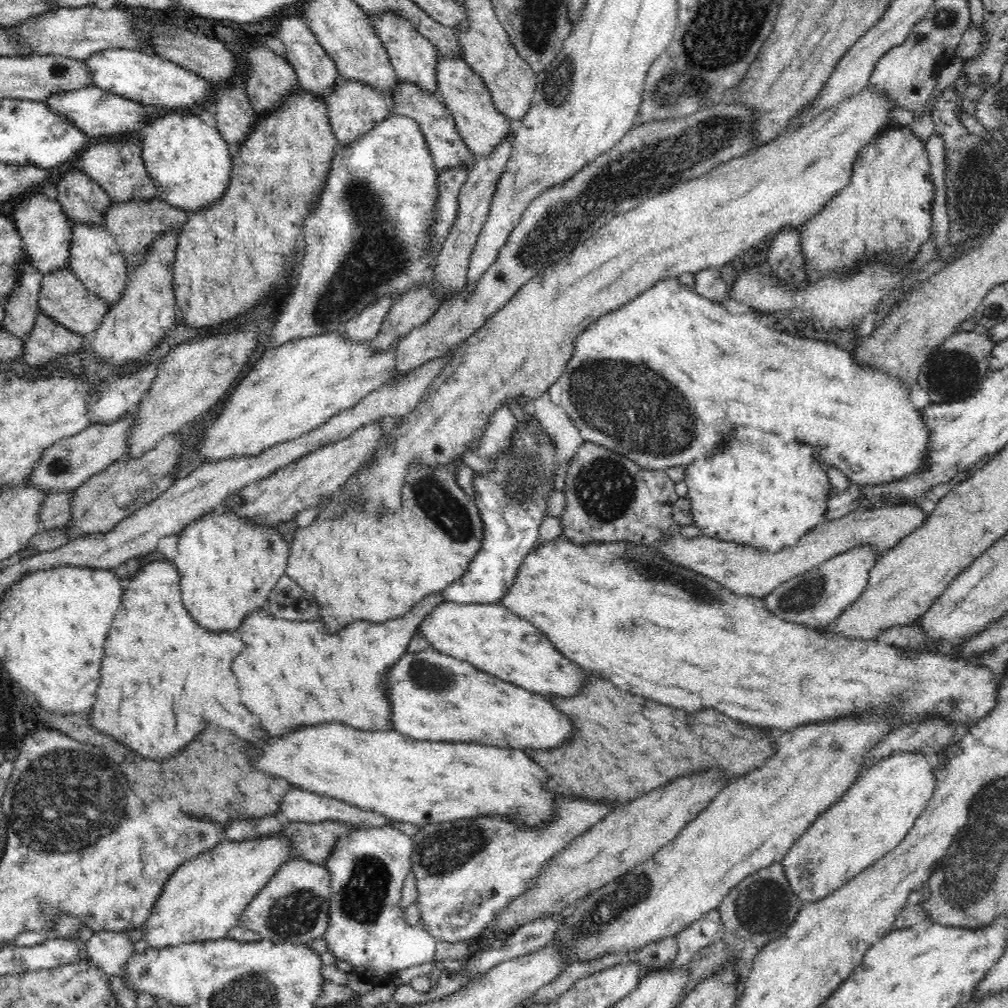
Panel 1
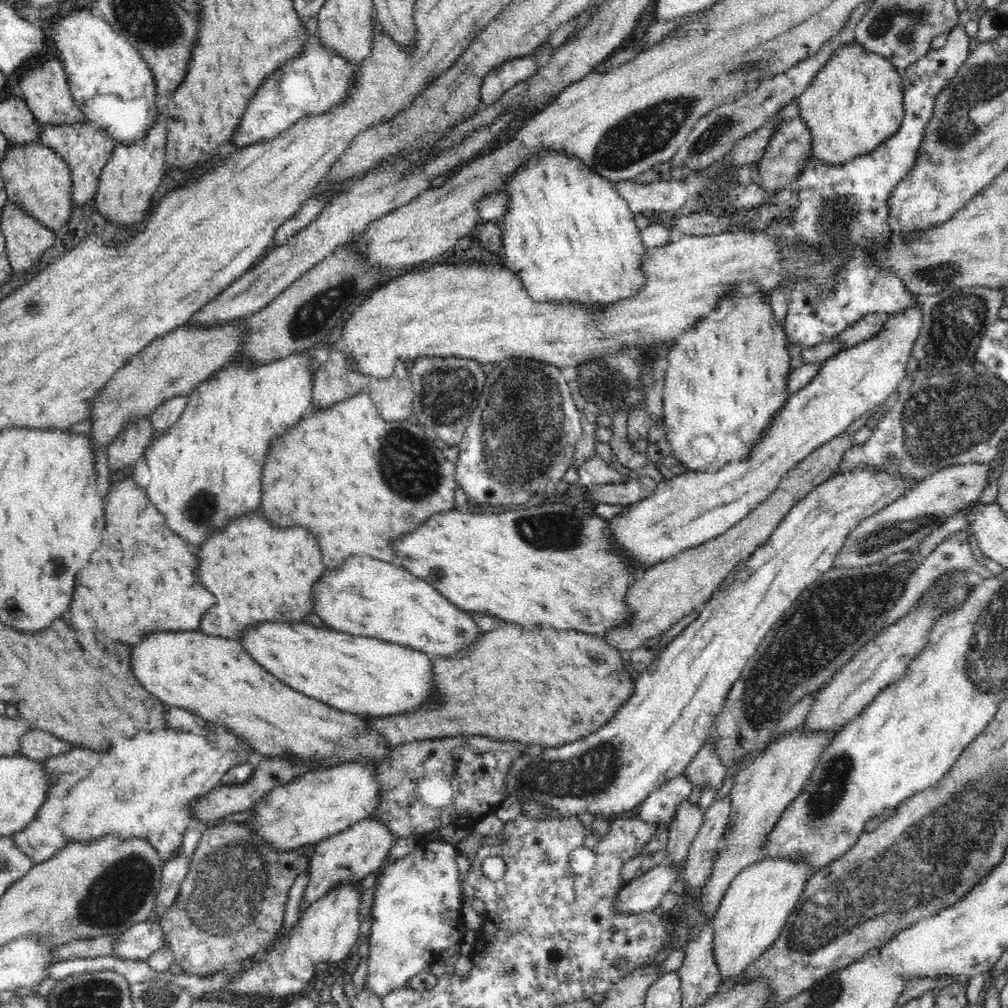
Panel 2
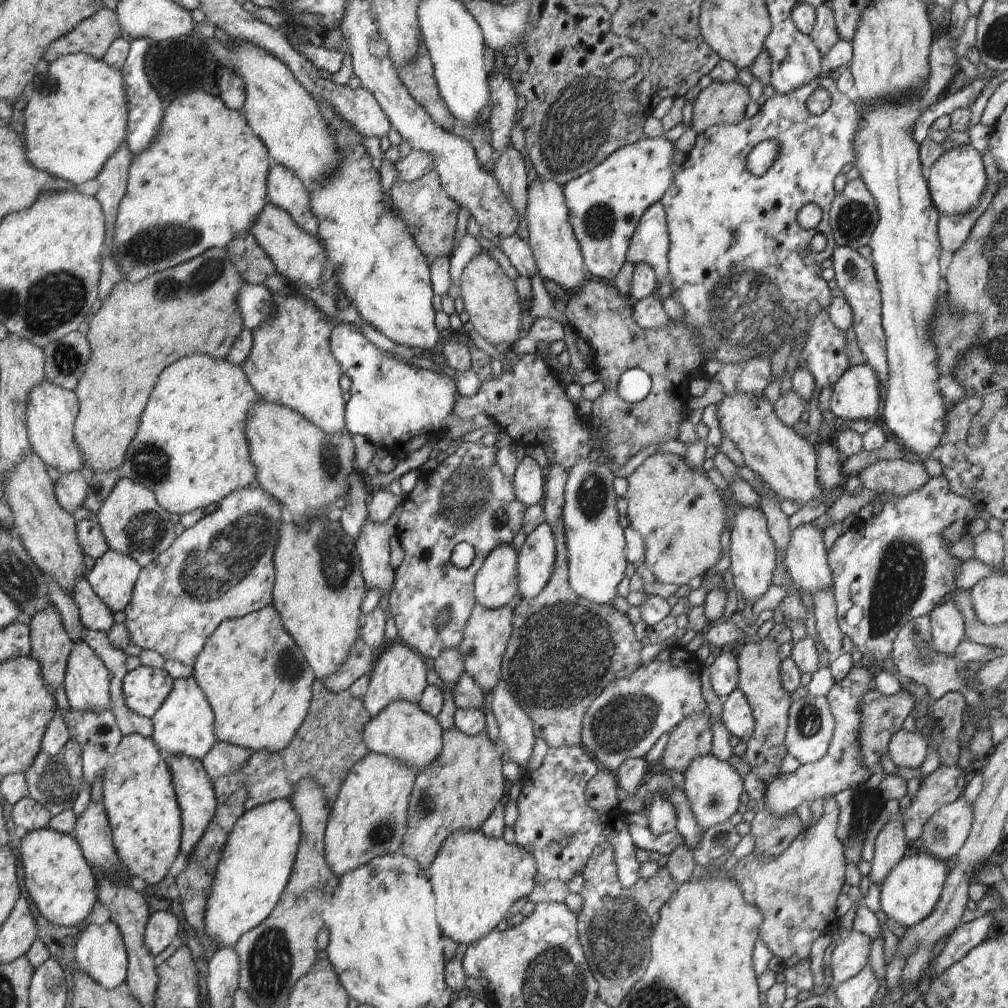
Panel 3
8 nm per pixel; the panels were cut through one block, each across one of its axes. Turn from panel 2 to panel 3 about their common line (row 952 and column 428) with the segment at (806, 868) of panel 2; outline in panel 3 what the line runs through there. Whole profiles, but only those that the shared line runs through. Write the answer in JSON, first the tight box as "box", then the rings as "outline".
{"box":[363,699,443,772],"outline":[[[406,699],[395,700],[376,716],[371,717],[363,730],[363,739],[369,752],[396,757],[401,763],[414,767],[417,772],[440,754],[443,730],[438,721],[424,712],[418,703]]]}

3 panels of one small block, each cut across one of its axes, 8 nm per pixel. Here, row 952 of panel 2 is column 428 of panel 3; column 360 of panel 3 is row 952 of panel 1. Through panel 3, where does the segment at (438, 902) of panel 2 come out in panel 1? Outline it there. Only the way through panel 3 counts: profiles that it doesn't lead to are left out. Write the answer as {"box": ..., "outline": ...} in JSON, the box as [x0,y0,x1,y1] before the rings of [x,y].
{"box":[323,825,436,985],"outline":[[[391,825],[383,827],[359,828],[342,836],[326,860],[326,867],[332,873],[330,880],[330,908],[328,928],[323,936],[327,944],[327,955],[333,960],[344,960],[352,965],[358,977],[378,985],[411,966],[422,965],[434,960],[436,943],[432,933],[422,921],[415,926],[408,924],[400,908],[402,884],[411,868],[413,837],[404,834]]]}

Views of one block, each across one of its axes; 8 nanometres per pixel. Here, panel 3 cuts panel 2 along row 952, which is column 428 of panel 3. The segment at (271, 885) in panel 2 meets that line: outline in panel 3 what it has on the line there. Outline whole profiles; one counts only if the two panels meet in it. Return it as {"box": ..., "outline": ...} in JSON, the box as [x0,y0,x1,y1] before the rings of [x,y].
{"box":[390,169,460,263],"outline":[[[434,169],[415,181],[396,179],[391,187],[390,198],[392,208],[407,222],[408,230],[412,233],[418,248],[425,254],[427,263],[434,257],[452,256],[460,206],[447,195]]]}

